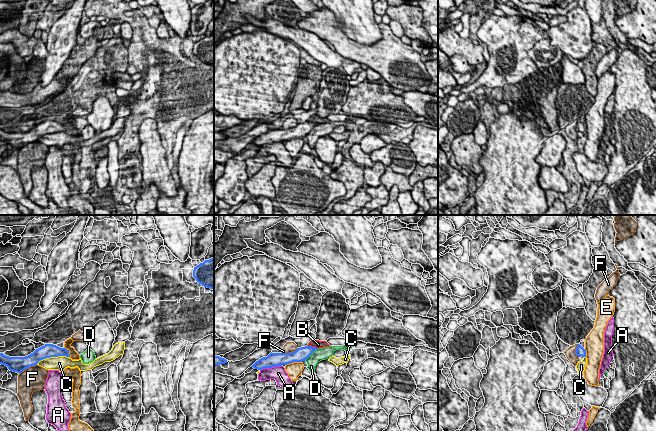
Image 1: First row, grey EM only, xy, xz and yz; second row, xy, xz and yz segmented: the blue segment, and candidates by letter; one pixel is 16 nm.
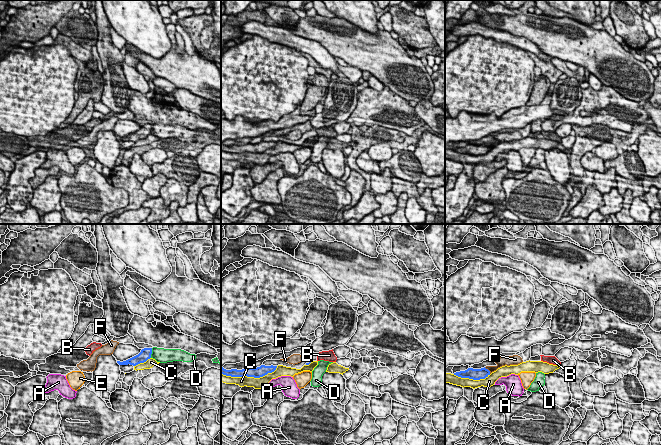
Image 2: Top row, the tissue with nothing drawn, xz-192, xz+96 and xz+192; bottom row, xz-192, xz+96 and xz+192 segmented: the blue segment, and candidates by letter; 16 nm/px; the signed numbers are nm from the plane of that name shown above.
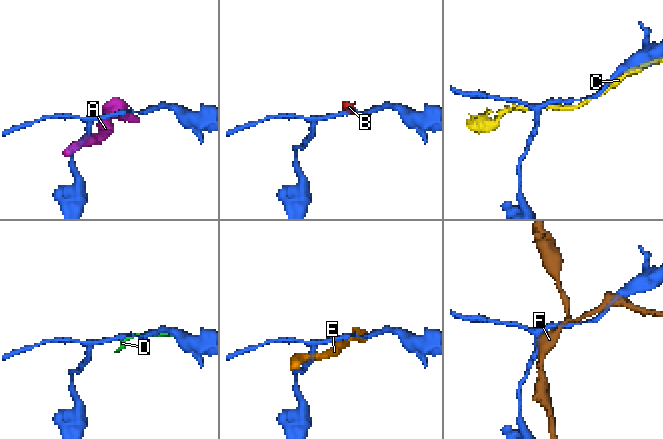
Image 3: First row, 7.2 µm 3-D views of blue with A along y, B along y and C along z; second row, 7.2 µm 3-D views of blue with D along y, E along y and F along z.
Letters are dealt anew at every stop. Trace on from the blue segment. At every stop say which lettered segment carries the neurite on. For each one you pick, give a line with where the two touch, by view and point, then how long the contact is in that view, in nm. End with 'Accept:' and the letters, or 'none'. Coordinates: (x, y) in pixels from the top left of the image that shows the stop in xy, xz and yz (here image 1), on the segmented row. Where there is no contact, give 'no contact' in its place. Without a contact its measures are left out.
Accept: none

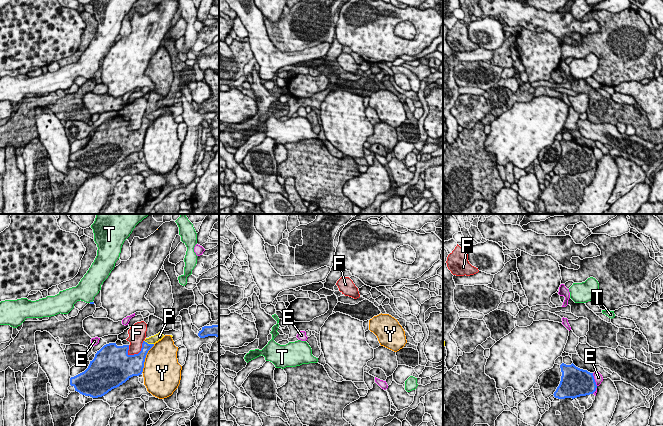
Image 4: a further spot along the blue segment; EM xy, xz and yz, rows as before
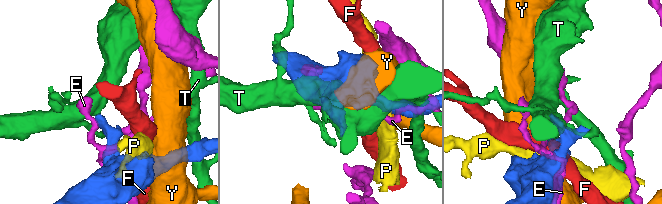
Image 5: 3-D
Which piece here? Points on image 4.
Accept: none

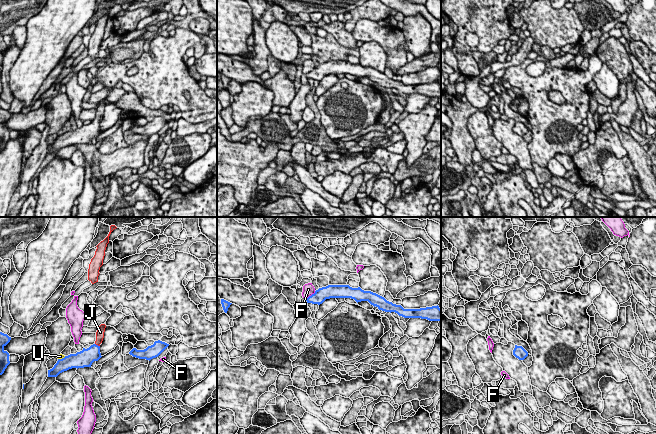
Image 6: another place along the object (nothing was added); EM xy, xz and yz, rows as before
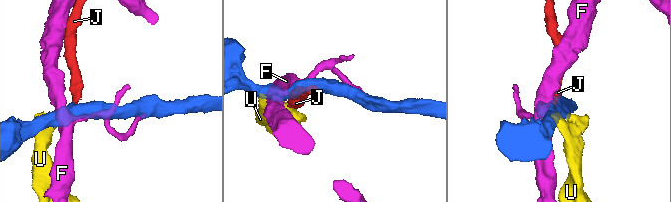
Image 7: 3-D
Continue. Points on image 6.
J: xy (97, 345) | 100 nm
Accept: J

